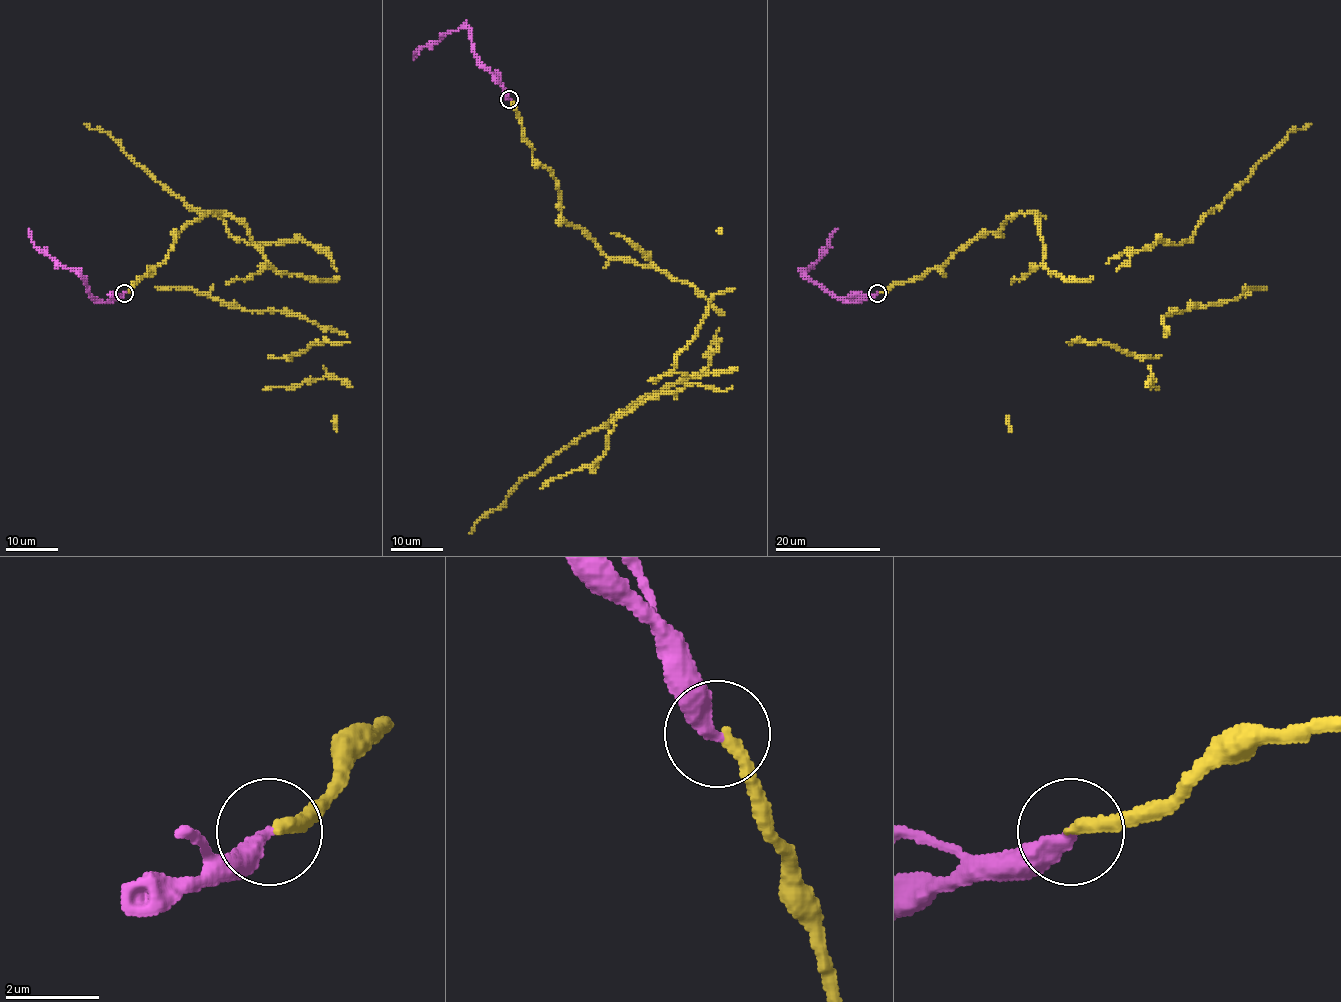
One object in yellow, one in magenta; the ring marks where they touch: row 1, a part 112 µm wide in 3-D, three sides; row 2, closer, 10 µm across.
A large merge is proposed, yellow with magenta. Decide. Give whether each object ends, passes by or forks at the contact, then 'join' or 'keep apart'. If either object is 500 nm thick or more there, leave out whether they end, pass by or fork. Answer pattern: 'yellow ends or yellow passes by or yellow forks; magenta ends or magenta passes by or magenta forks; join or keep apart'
yellow ends; magenta ends; join

